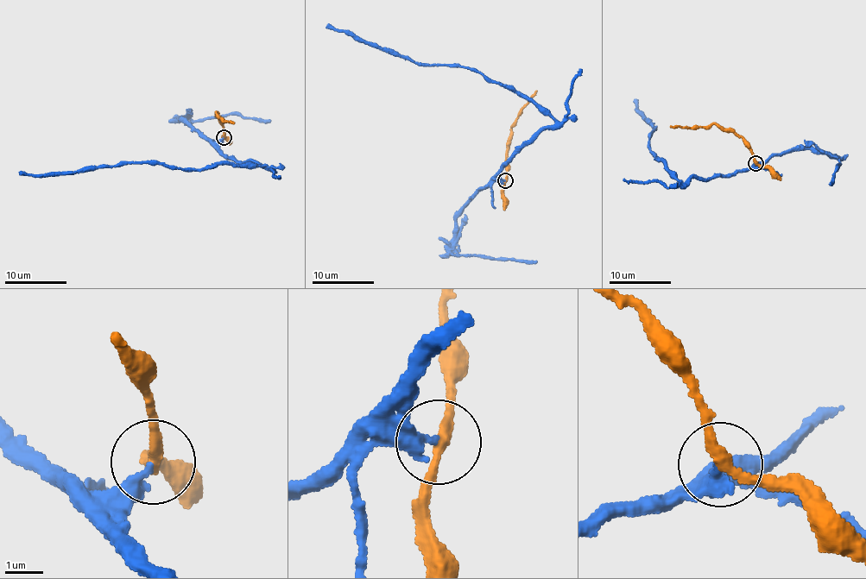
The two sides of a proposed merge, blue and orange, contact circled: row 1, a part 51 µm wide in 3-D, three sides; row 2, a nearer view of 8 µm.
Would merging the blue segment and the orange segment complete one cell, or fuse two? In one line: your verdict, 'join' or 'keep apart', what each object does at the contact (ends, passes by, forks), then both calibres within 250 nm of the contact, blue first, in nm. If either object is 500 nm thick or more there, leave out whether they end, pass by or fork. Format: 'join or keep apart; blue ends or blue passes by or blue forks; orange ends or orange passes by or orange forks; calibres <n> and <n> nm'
keep apart; blue ends; orange passes by; calibres 280 and 280 nm

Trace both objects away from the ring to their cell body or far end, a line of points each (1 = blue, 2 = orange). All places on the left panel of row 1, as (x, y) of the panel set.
1: (223, 137), (218, 150), (222, 154), (262, 166), (231, 163), (185, 170), (119, 162), (75, 172), (18, 172)
2: (224, 137), (223, 126), (217, 112), (222, 121), (234, 122)

